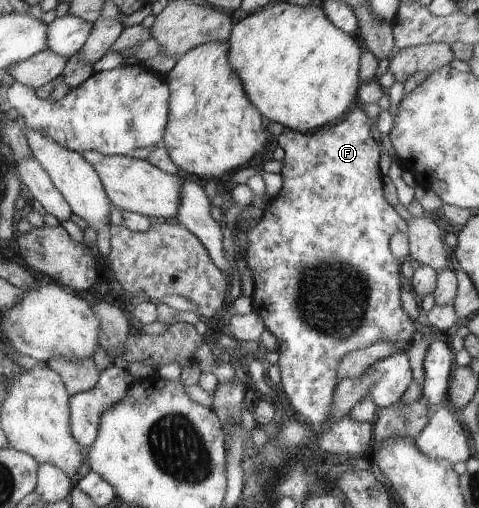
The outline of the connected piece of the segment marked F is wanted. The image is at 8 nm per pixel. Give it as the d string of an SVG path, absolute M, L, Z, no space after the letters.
M356 104L349 113L335 124L323 127L315 132L298 133L292 130L279 136L280 145L285 150L285 159L283 159L283 187L281 191L267 202L262 210L261 220L255 227L251 227L245 233L247 235L246 261L249 269L253 272L253 294L251 295L253 311L263 319L265 328L270 331L279 342L279 371L281 371L281 385L283 391L287 394L289 403L293 409L308 425L315 429L319 435L315 442L321 451L333 455L344 455L346 458L367 458L371 453L373 441L372 425L369 423L357 423L349 415L343 417L337 423L331 423L331 405L333 405L333 393L337 387L337 367L343 355L348 352L363 350L375 343L385 342L410 342L417 336L417 321L411 318L404 311L400 301L401 288L404 283L402 275L401 262L397 261L390 250L390 239L399 231L407 230L405 222L395 211L394 207L387 203L384 196L384 175L380 171L379 161L381 159L381 144L375 141L371 133L371 122L365 111Z

